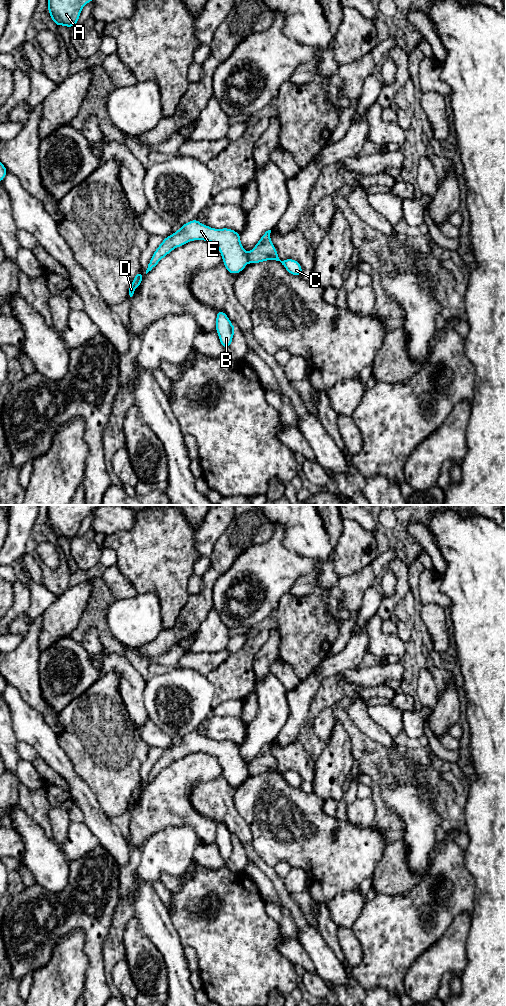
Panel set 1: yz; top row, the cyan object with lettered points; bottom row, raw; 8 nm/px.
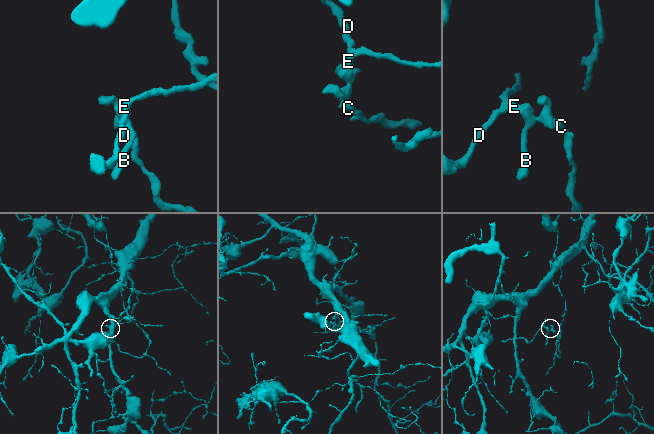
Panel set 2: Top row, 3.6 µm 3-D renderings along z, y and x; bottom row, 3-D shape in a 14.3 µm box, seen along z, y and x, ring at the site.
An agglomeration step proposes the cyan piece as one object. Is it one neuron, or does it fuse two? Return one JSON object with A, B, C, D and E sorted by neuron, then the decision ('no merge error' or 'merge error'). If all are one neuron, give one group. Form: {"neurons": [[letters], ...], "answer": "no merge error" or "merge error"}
{"neurons": [["A", "B", "D", "E"], ["C"]], "answer": "merge error"}

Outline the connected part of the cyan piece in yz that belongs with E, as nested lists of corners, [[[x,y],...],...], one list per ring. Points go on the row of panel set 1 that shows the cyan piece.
[[[194,219],[185,223],[178,231],[163,240],[152,255],[146,274],[174,248],[192,240],[206,240],[217,245],[222,255],[223,263],[231,274],[240,273],[249,262],[248,255],[241,245],[239,233],[228,228],[213,229]]]

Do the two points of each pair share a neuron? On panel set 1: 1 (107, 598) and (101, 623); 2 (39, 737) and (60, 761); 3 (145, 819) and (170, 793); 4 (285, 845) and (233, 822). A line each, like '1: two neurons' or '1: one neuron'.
1: one neuron
2: one neuron
3: one neuron
4: two neurons

